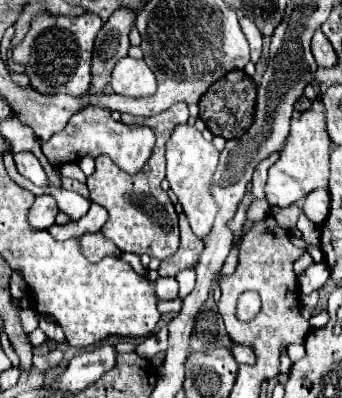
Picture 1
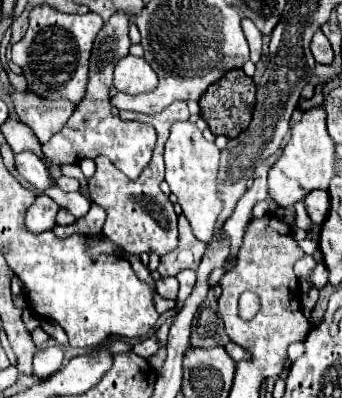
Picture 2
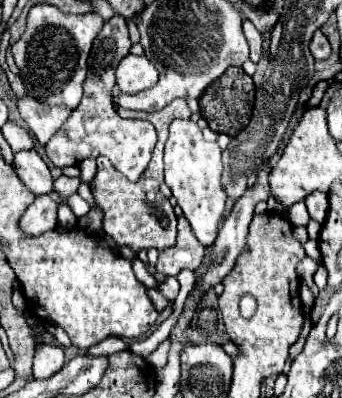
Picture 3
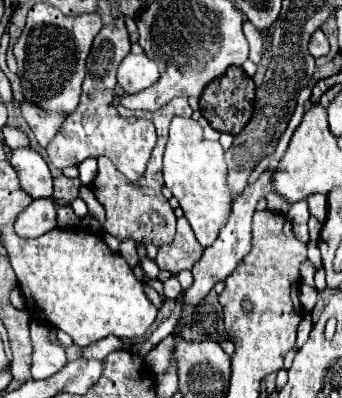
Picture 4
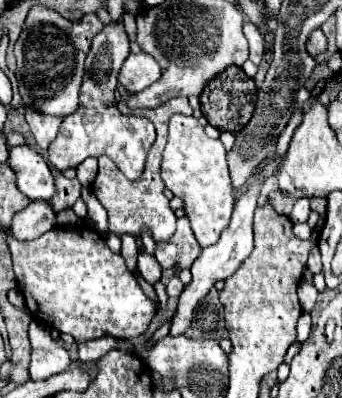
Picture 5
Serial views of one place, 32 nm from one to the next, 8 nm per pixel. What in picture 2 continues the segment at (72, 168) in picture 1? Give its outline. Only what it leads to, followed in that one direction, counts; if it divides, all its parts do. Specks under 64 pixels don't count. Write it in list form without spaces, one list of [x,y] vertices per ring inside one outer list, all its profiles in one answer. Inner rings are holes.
[[[70,164],[64,165],[61,167],[62,175],[66,175],[68,177],[76,178],[81,185],[81,194],[86,197],[89,201],[91,201],[90,193],[88,190],[87,179],[83,175],[81,169],[78,164]]]

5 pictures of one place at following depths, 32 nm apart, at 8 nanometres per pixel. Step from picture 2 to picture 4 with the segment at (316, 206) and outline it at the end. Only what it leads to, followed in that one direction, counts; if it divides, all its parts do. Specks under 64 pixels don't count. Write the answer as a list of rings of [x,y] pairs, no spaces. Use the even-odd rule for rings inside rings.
[[[322,194],[308,196],[308,208],[310,208],[310,214],[314,214],[320,222],[324,222],[324,218],[326,218],[326,196],[322,196]]]

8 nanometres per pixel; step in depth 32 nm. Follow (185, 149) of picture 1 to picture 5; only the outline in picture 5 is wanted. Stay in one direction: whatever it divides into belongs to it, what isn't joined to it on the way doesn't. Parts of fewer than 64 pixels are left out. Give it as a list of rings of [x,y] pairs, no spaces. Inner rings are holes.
[[[184,114],[170,116],[168,142],[162,154],[160,174],[166,188],[172,190],[174,196],[184,200],[184,212],[192,224],[198,244],[202,248],[216,244],[220,232],[228,226],[228,220],[236,204],[234,188],[230,184],[226,150],[222,142],[208,138],[204,134],[204,128],[194,116],[184,116]]]

